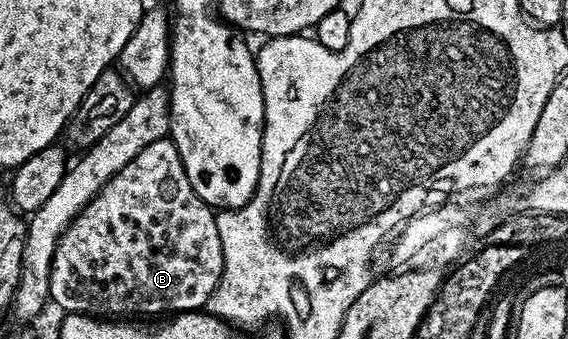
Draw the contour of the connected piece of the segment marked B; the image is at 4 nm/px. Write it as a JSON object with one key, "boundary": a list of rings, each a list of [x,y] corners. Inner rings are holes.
{"boundary":[[[164,139],[157,143],[149,143],[149,147],[145,147],[145,151],[141,151],[141,155],[137,155],[137,159],[125,163],[125,167],[121,167],[121,171],[117,171],[117,175],[113,175],[113,179],[109,179],[109,183],[105,183],[105,187],[101,187],[98,195],[77,214],[75,222],[63,233],[63,238],[59,240],[59,246],[53,255],[53,267],[49,275],[49,291],[51,292],[50,298],[61,303],[66,314],[85,313],[100,319],[106,318],[108,315],[135,315],[131,313],[167,313],[163,315],[171,315],[176,311],[202,310],[213,295],[222,274],[221,235],[217,235],[217,223],[212,206],[206,205],[197,195],[197,191],[193,191],[193,187],[189,183],[189,175],[181,163],[181,155],[177,151],[174,141]]]}

